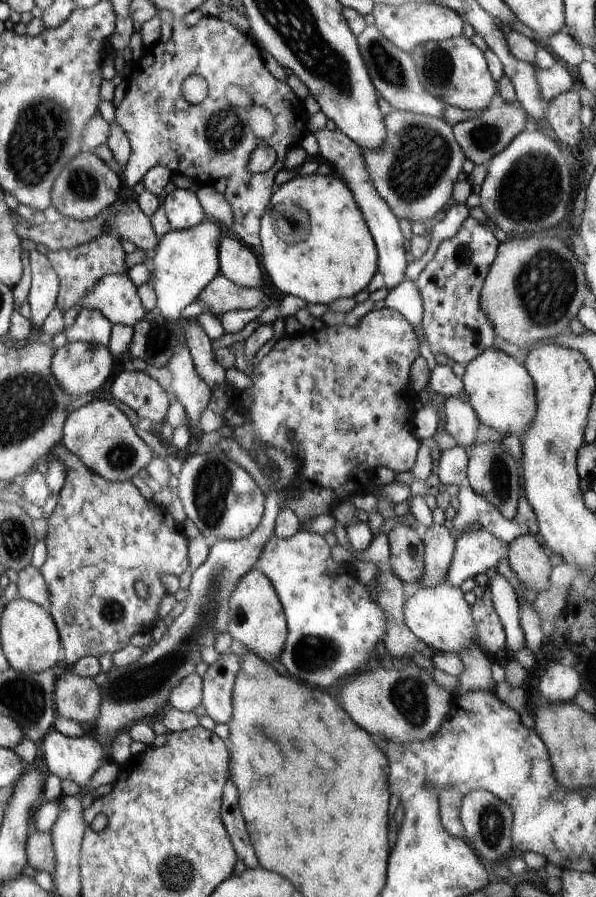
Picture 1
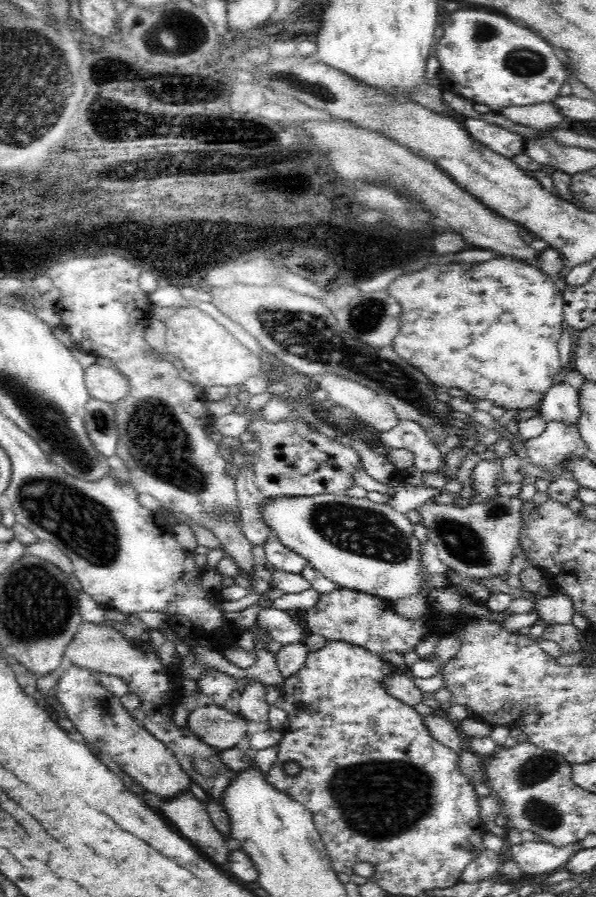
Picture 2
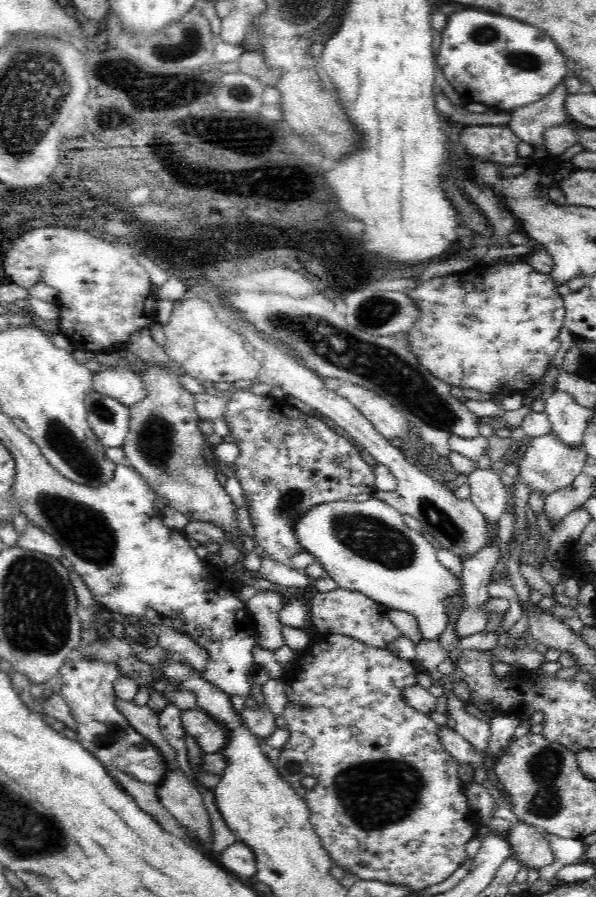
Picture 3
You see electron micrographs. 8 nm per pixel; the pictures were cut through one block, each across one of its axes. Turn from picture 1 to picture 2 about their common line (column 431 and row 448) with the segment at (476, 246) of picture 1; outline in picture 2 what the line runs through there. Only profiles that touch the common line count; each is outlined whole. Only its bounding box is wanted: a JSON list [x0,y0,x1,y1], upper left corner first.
[234,404,364,501]

